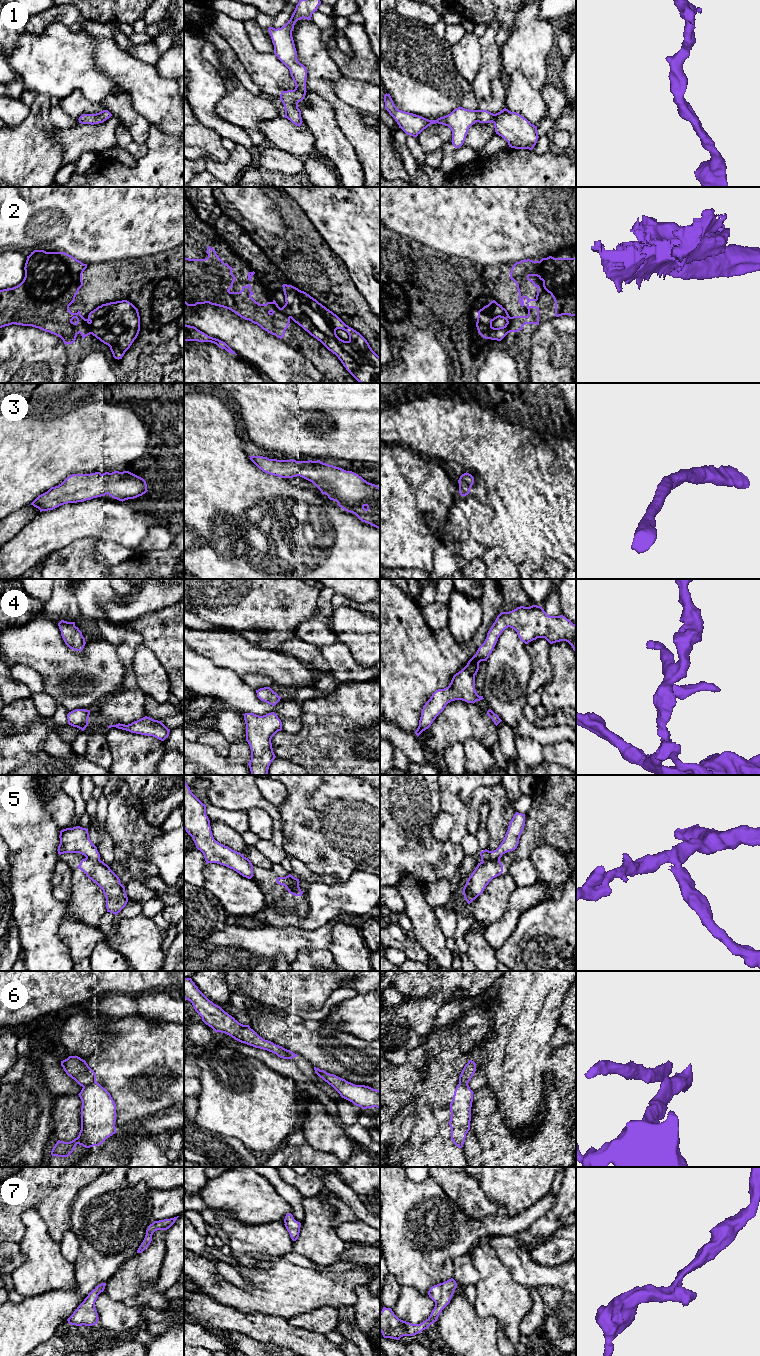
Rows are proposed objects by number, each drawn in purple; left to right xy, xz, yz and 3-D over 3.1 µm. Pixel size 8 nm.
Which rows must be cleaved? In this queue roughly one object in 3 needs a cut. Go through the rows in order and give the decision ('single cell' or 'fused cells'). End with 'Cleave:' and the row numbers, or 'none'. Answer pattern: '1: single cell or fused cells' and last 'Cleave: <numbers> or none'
1: single cell
2: fused cells
3: single cell
4: single cell
5: fused cells
6: fused cells
7: single cell
Cleave: 2, 5, 6

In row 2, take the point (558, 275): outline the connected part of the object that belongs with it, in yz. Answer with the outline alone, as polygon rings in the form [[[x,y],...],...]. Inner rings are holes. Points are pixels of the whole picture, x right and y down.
[[[549,256],[540,261],[530,259],[516,262],[510,272],[510,279],[517,285],[519,304],[527,299],[527,316],[513,316],[508,322],[508,331],[518,332],[525,324],[539,324],[539,308],[530,306],[530,301],[537,301],[539,285],[530,276],[537,276],[543,281],[544,289],[555,301],[555,316],[576,316],[576,258],[554,258]]]

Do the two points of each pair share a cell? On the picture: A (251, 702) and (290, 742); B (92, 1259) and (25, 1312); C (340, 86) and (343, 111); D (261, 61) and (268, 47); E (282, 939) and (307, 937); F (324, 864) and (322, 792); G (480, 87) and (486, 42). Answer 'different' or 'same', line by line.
A: different
B: same
C: different
D: different
E: same
F: same
G: same

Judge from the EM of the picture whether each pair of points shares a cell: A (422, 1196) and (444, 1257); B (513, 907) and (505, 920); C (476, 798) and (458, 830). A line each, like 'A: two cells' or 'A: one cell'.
A: one cell
B: one cell
C: two cells

